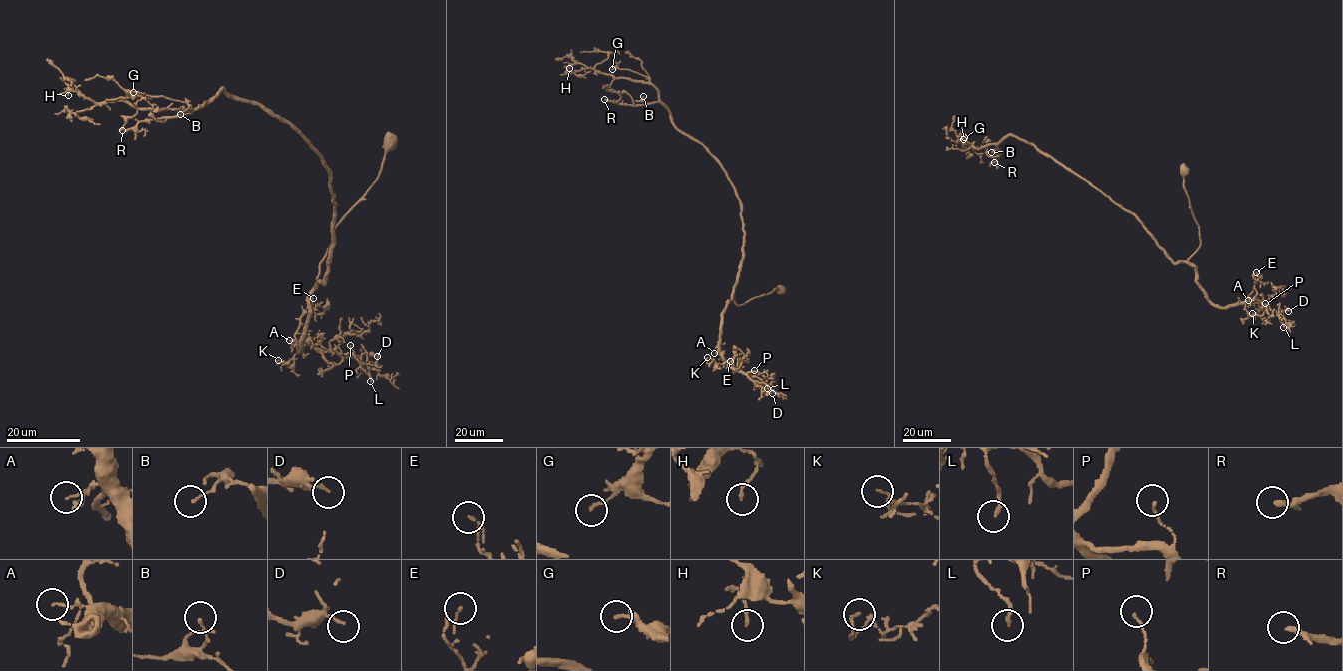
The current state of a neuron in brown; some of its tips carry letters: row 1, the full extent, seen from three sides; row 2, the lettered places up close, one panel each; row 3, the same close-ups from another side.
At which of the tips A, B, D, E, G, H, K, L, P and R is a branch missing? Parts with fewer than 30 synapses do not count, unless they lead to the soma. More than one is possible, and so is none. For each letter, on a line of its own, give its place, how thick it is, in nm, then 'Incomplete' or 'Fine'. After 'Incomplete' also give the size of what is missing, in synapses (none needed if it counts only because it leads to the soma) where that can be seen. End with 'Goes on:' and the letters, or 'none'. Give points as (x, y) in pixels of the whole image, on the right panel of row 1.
A: Place: (1248, 300). Thickness 80 nm. Fine
B: Place: (991, 152). Thickness 110 nm. Fine
D: Place: (1288, 311). Thickness 120 nm. Fine
E: Place: (1256, 272). Thickness 100 nm. Fine
G: Place: (964, 137). Thickness 120 nm. Fine
H: Place: (963, 139). Thickness 140 nm. Fine
K: Place: (1252, 313). Thickness 90 nm. Fine
L: Place: (1283, 327). Thickness 170 nm. Fine
P: Place: (1265, 303). Thickness 120 nm. Fine
R: Place: (994, 162). Thickness 220 nm. Incomplete. Roughly 70 synapses
Goes on: R

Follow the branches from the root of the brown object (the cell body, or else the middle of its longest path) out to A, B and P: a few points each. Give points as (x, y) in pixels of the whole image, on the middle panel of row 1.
A: (780, 289), (739, 305), (734, 302), (733, 292), (721, 317), (719, 348), (714, 353)
B: (780, 289), (734, 302), (744, 235), (736, 192), (719, 161), (677, 128), (663, 105), (643, 96)
P: (780, 289), (739, 305), (733, 292), (721, 317), (720, 355), (745, 373), (754, 370)

